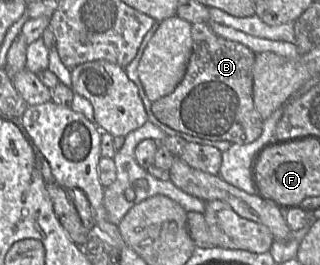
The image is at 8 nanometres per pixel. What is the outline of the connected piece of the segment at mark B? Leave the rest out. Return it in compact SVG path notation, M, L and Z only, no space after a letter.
M207 22L192 24L192 53L185 75L168 95L152 102L153 115L170 128L211 141L228 141L232 144L249 144L263 131L263 119L253 101L253 65L255 53L245 45L216 35Z

